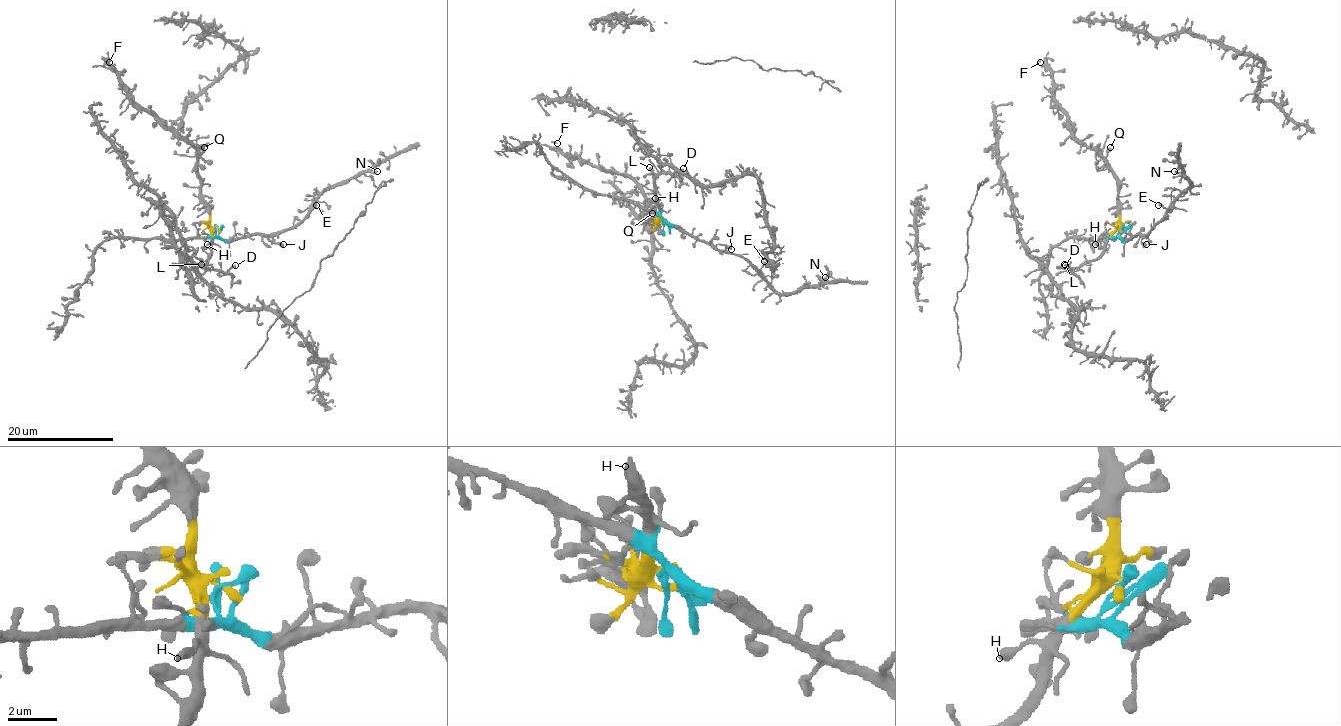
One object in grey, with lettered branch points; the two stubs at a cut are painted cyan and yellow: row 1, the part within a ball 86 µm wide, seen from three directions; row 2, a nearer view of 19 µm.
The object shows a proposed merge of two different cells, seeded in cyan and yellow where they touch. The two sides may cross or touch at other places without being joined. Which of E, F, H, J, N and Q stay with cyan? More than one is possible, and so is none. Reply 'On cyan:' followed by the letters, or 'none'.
On cyan: E, J, N

